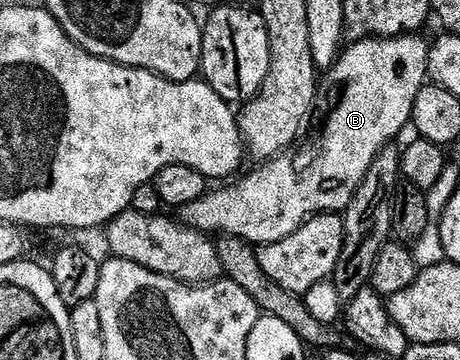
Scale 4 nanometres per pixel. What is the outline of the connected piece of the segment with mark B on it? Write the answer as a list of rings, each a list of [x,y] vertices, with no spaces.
[[[416,33],[369,37],[345,46],[335,65],[327,72],[328,80],[322,83],[323,90],[324,87],[328,90],[328,112],[316,135],[308,140],[305,138],[291,153],[277,155],[275,159],[257,166],[260,168],[250,172],[237,187],[224,187],[221,191],[212,189],[200,199],[190,201],[179,208],[179,222],[200,232],[220,231],[216,233],[221,236],[233,235],[253,245],[267,245],[290,237],[290,233],[297,231],[314,215],[340,213],[347,209],[380,151],[395,140],[407,122],[412,121],[414,101],[428,79],[430,43],[420,37]]]

